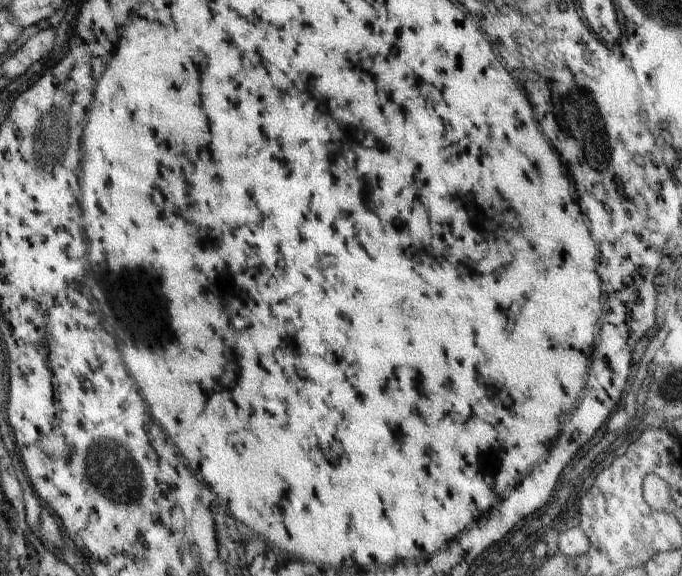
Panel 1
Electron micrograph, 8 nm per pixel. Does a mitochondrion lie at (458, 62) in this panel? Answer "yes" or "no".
no

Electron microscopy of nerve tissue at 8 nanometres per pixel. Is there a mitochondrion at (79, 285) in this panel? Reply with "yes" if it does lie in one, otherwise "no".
no

